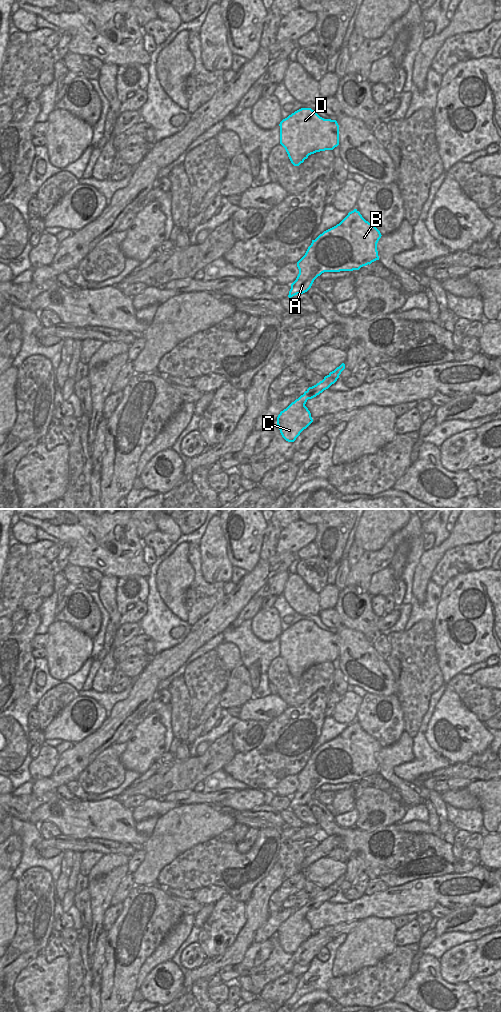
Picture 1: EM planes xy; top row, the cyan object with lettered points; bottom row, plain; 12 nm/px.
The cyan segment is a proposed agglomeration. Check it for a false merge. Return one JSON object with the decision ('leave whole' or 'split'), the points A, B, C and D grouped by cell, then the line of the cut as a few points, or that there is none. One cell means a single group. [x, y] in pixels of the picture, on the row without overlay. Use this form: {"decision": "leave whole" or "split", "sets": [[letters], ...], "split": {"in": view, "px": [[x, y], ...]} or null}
{"decision": "leave whole", "sets": [["A", "B", "C", "D"]], "split": null}

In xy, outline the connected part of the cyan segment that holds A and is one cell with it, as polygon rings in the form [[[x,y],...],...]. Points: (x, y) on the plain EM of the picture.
[[[357,721],[349,724],[339,736],[312,752],[305,767],[297,774],[299,786],[291,796],[288,809],[307,804],[314,792],[324,784],[359,782],[361,779],[379,772],[377,755],[381,748],[380,743],[366,733]]]

